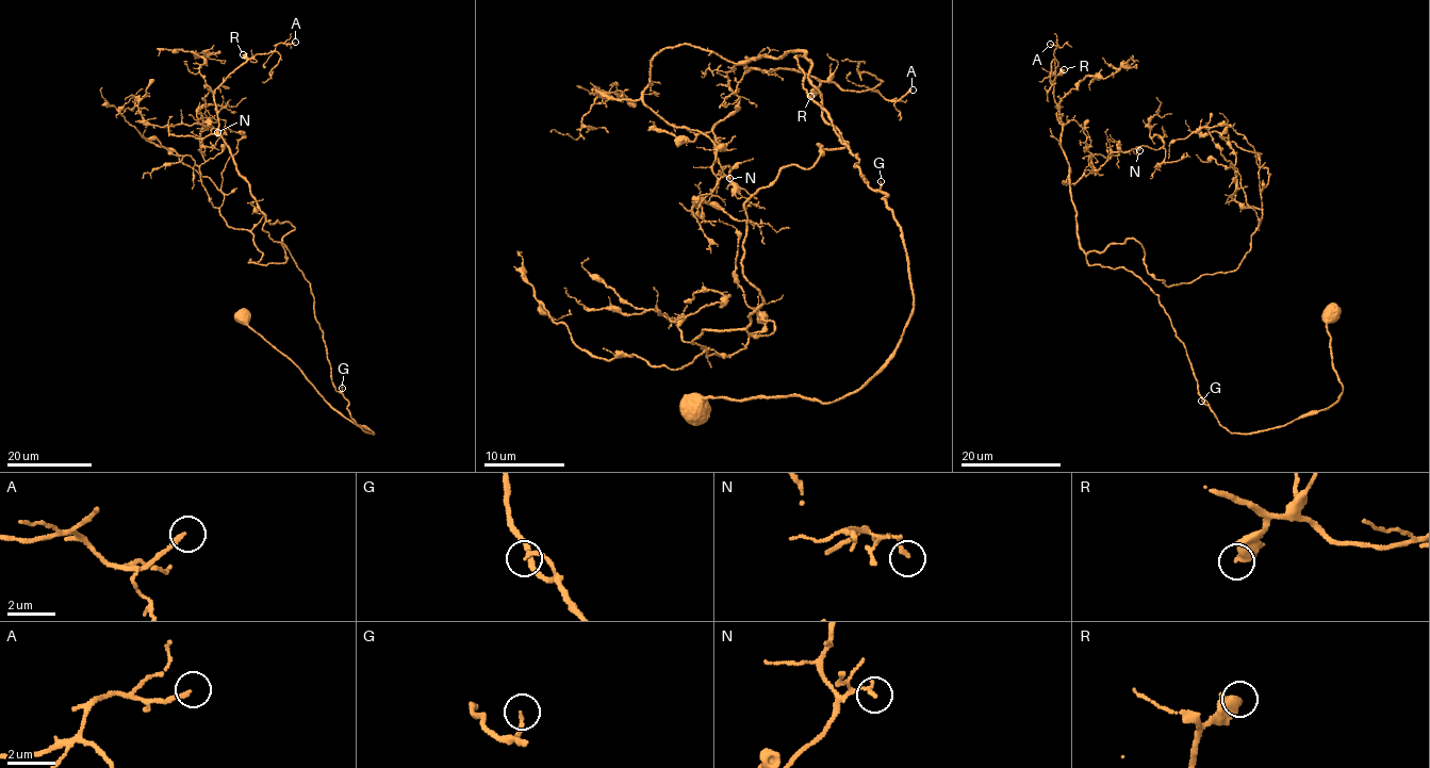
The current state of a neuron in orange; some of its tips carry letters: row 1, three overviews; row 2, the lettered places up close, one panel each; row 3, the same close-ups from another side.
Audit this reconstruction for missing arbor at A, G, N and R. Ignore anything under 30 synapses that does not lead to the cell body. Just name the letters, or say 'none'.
R

